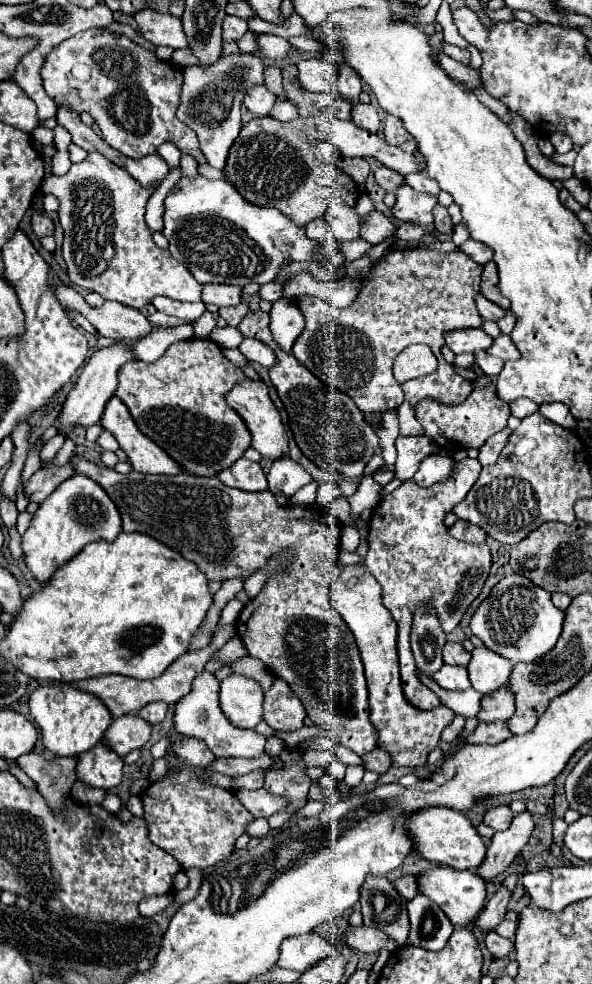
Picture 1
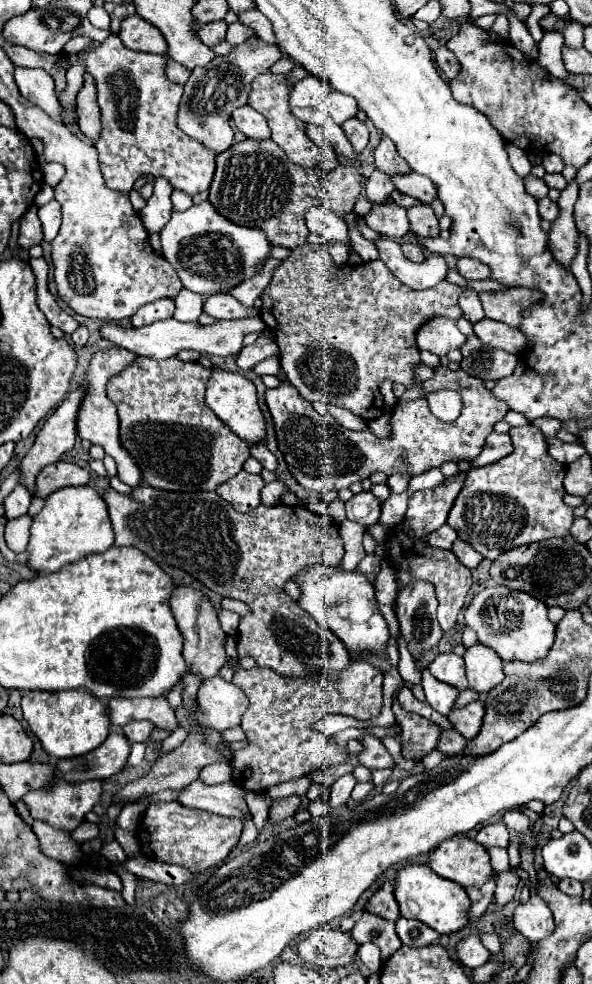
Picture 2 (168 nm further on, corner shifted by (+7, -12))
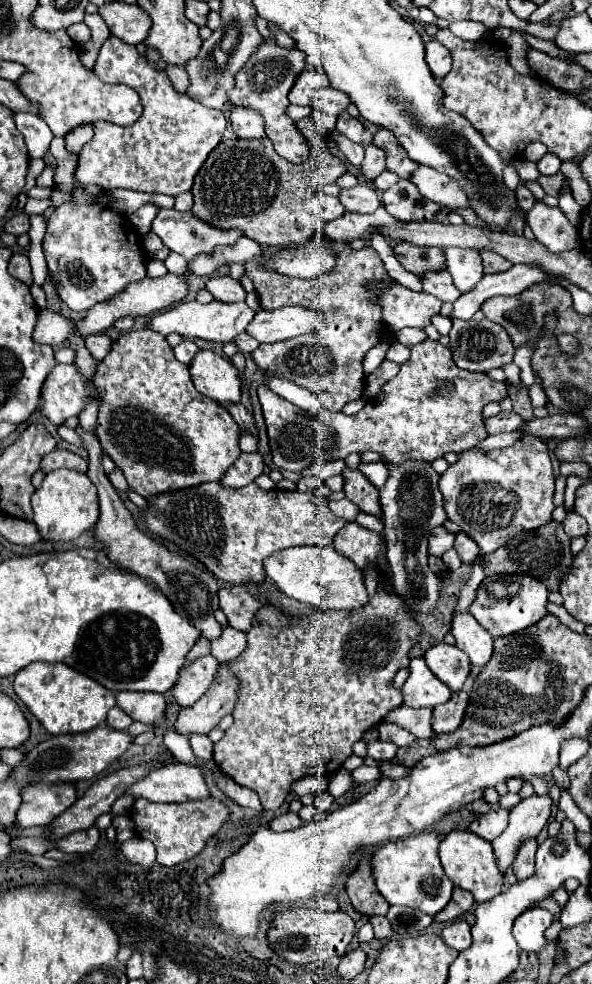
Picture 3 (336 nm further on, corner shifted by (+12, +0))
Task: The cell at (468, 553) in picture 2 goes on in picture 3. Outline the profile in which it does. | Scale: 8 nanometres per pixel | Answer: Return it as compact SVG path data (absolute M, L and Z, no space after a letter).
M463 533L455 535L455 549L457 549L463 563L473 563L479 557L479 547Z

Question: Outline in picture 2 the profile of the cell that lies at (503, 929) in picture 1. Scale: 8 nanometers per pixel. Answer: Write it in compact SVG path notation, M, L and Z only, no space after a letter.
M480 933L480 941L490 953L498 953L500 951L500 941L498 941L498 937L494 933Z

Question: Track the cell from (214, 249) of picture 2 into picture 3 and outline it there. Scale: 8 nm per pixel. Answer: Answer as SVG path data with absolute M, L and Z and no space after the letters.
M175 207L159 209L157 217L153 219L151 231L161 237L161 241L165 243L165 247L169 251L183 255L189 263L201 253L211 255L215 251L215 247L219 247L219 245L235 245L243 237L243 233L239 233L239 231L219 231L217 227L211 227L209 223L203 223L203 219L195 217L193 211L177 211Z

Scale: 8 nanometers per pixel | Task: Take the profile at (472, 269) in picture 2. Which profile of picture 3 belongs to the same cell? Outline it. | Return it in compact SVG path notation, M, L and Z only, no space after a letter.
M481 251L481 259L483 259L483 267L485 273L499 273L499 271L507 271L513 263L509 263L507 259L503 259L501 255L493 253L493 251Z

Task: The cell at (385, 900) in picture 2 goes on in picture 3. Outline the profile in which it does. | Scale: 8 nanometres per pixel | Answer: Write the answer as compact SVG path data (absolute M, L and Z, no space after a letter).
M363 859L361 865L357 867L357 871L351 873L351 877L347 881L347 893L349 893L353 907L367 917L385 915L389 911L389 905L385 903L383 895L379 895L379 891L375 887L371 863L367 859Z

